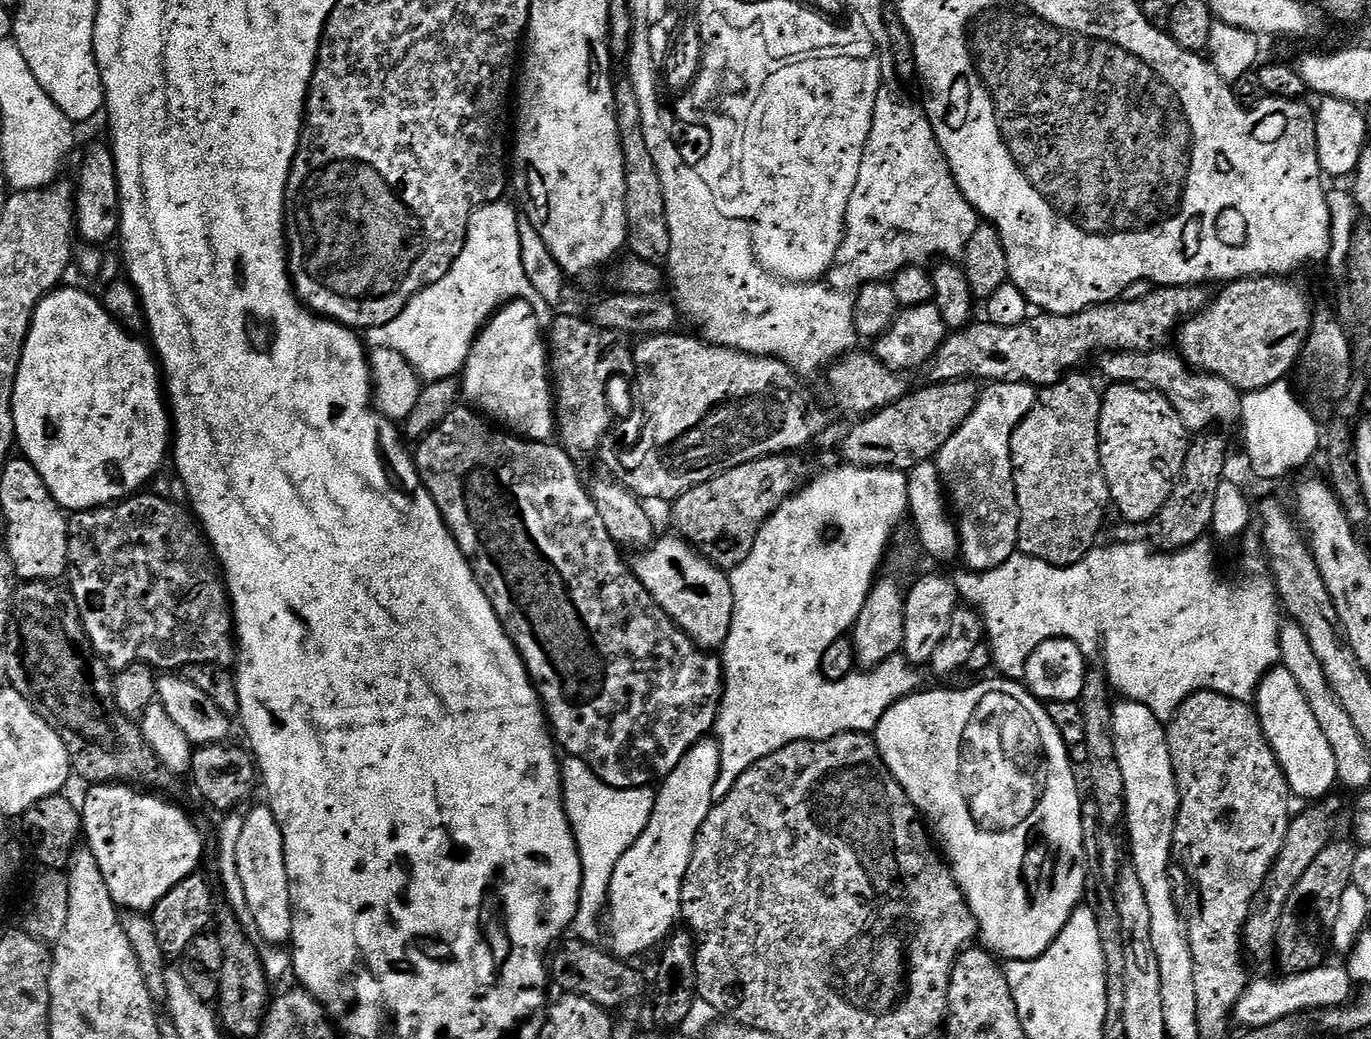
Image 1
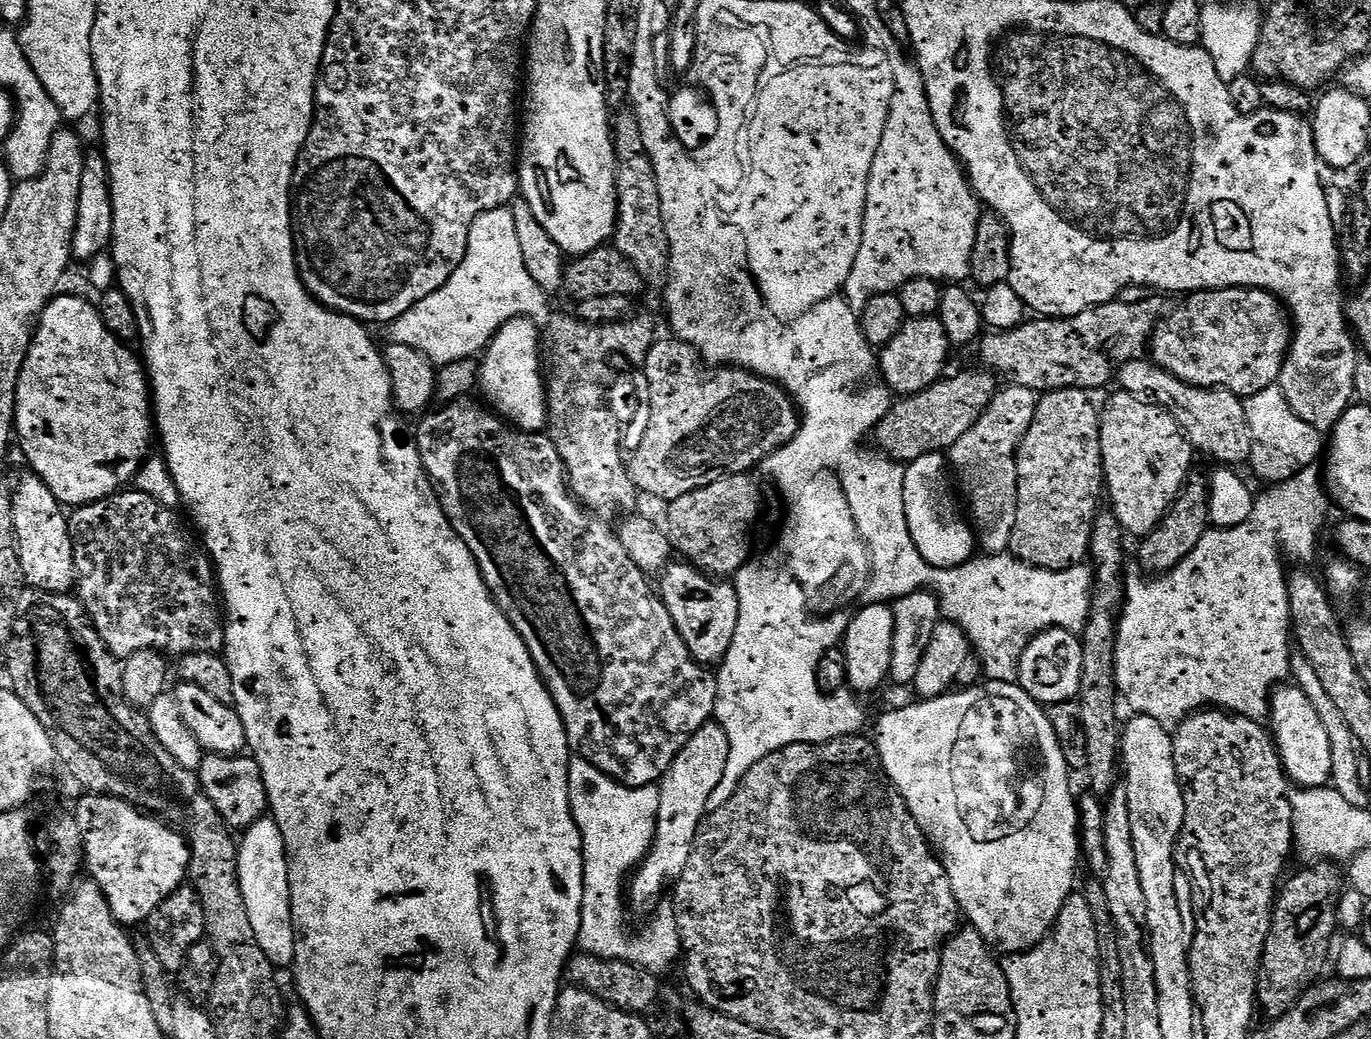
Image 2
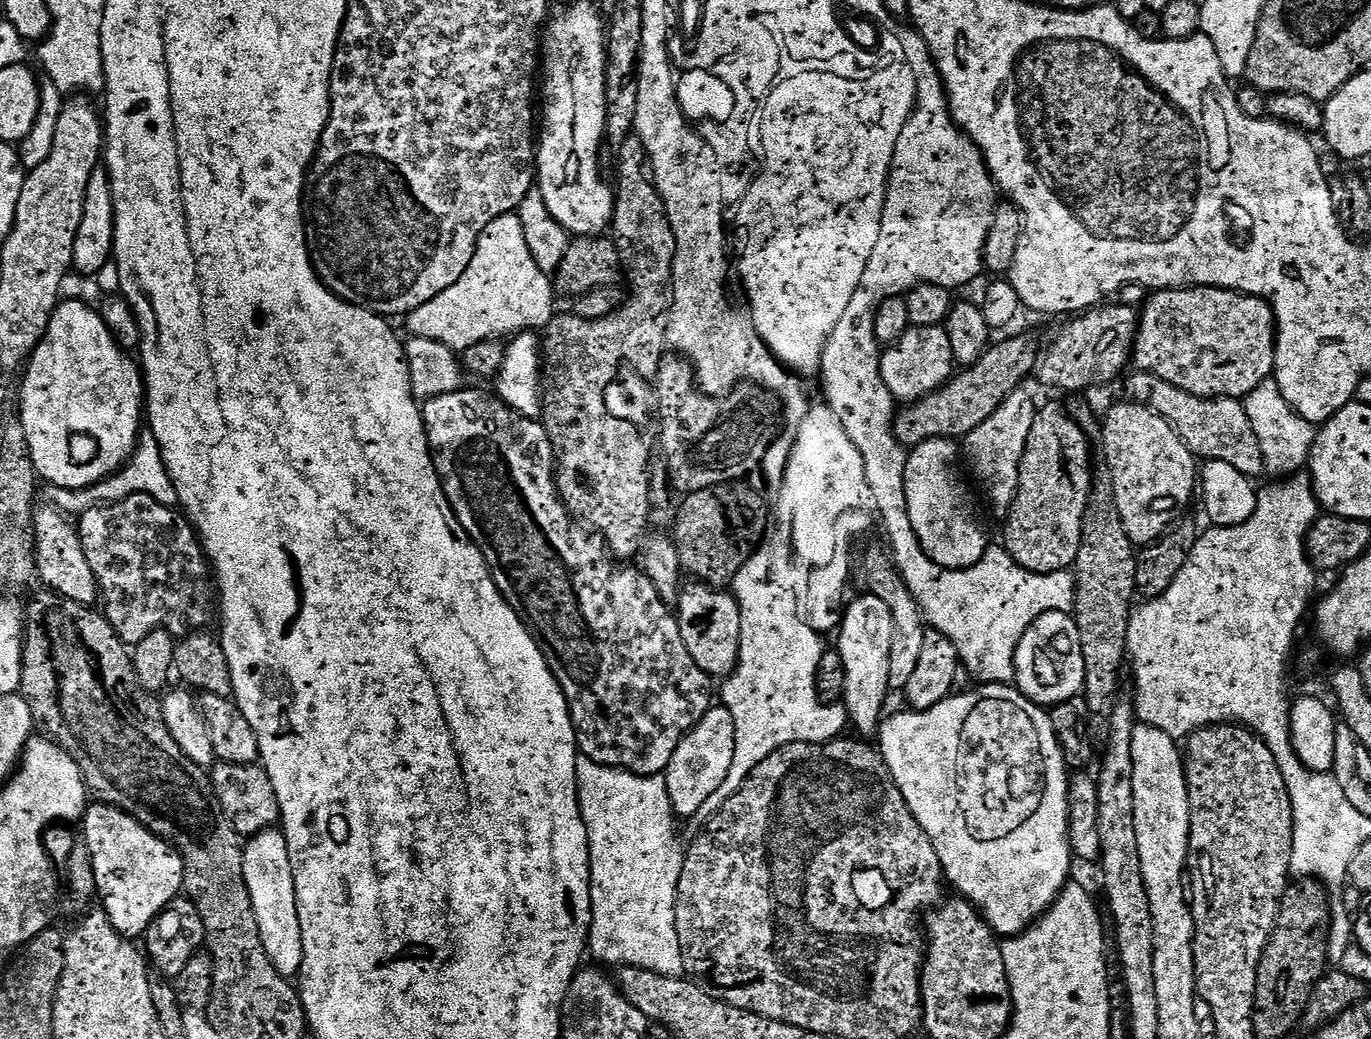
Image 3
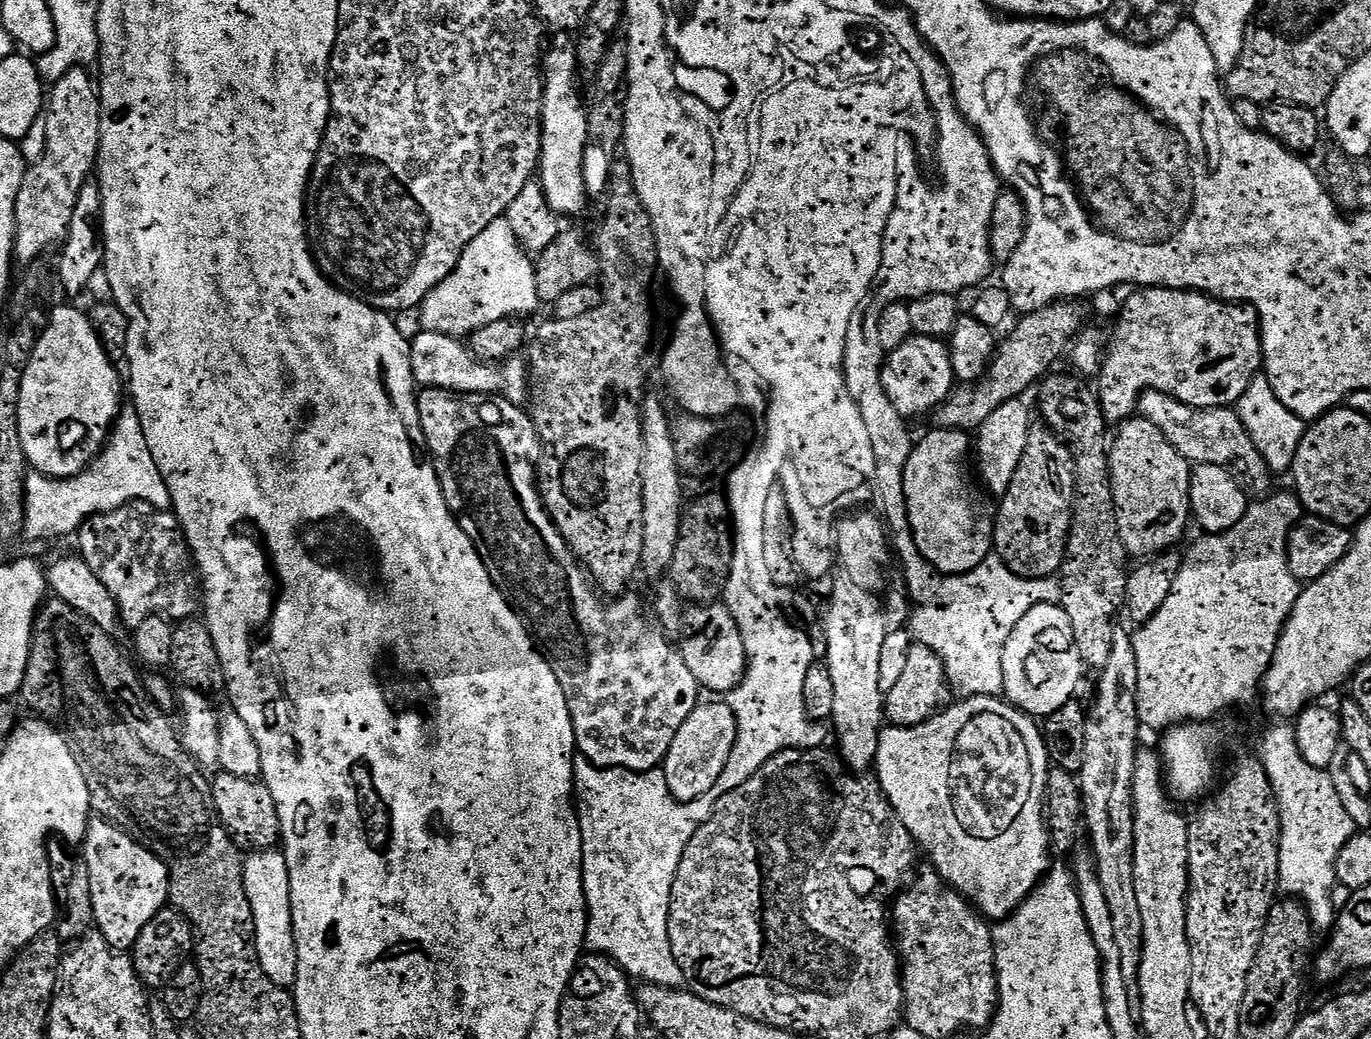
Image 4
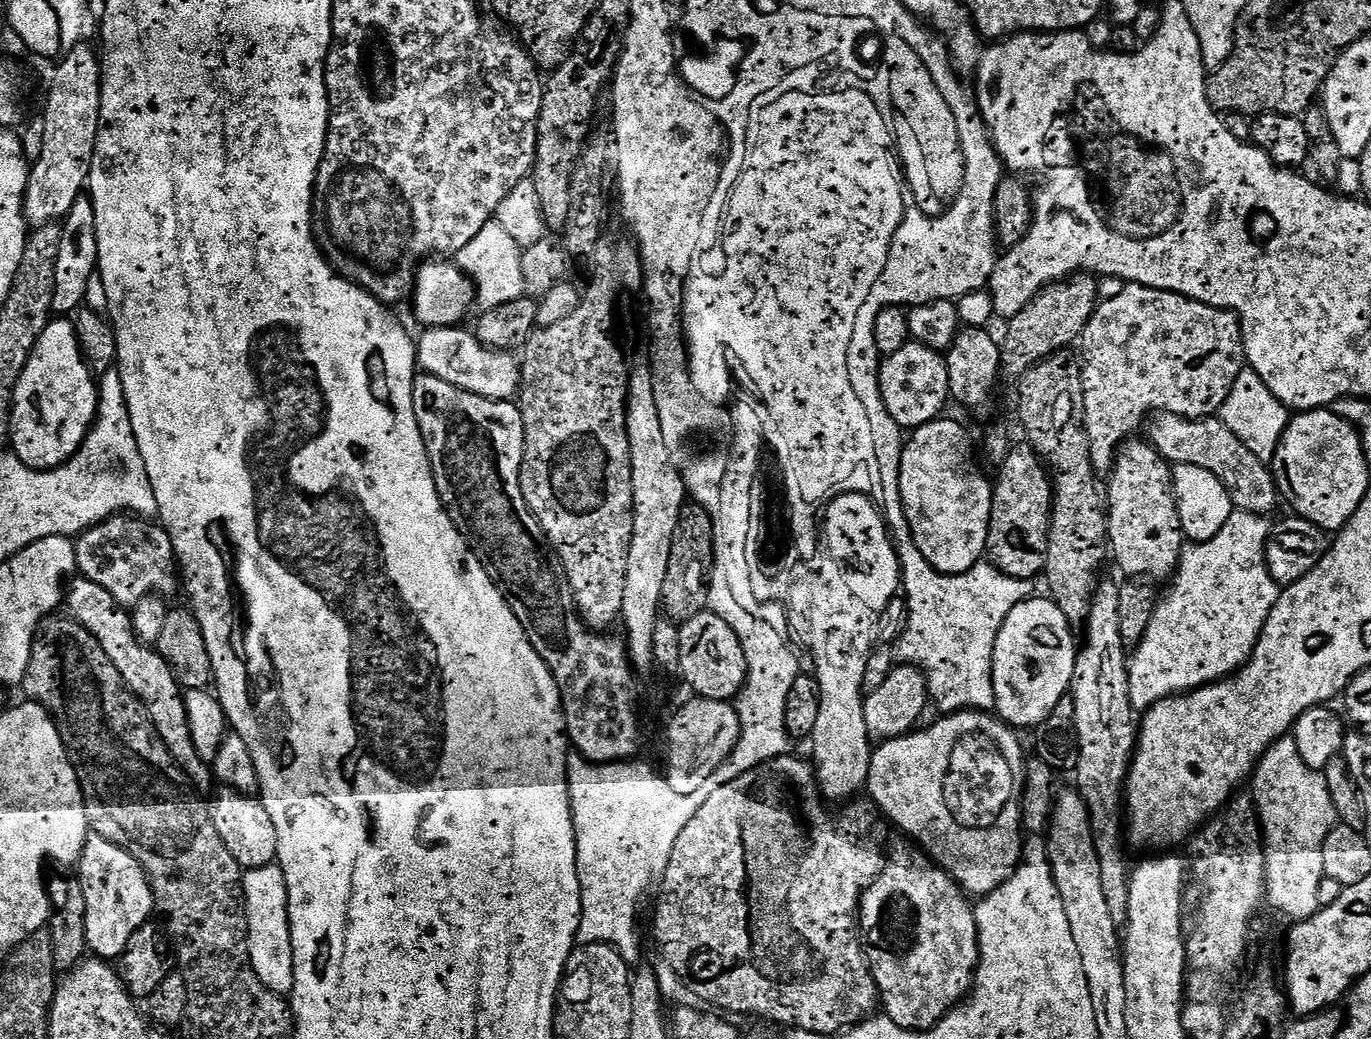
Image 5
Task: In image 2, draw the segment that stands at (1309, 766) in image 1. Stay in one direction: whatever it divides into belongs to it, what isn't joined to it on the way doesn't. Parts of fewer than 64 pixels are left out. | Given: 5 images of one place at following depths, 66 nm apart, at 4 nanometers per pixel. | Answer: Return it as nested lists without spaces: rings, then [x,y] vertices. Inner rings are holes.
[[[1280,686],[1273,691],[1270,701],[1270,732],[1274,737],[1276,751],[1280,754],[1280,763],[1293,785],[1322,788],[1331,781],[1330,738],[1326,738],[1326,726],[1322,726],[1318,710],[1310,706],[1310,698],[1306,698],[1300,688]]]

